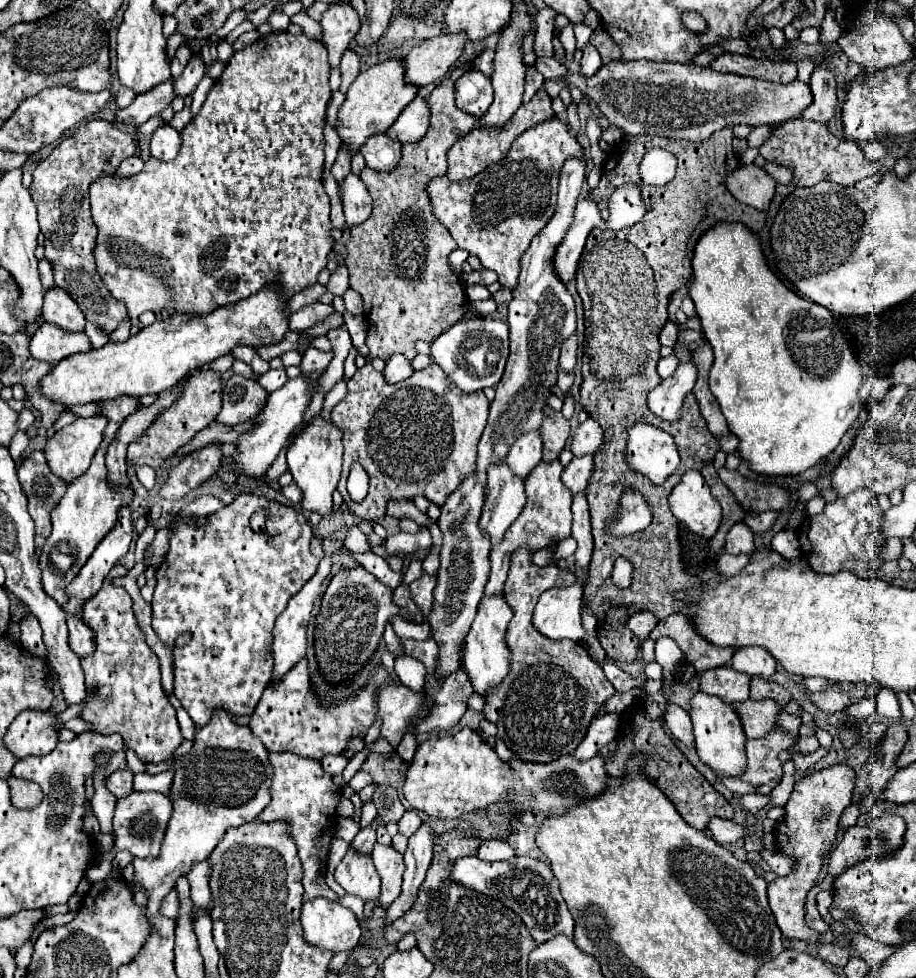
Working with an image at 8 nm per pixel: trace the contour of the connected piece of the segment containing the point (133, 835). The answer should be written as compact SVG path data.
M133 789L125 799L117 799L113 817L117 847L131 851L135 857L157 857L161 853L161 839L165 837L165 827L171 813L173 801L169 799L169 795L163 793Z

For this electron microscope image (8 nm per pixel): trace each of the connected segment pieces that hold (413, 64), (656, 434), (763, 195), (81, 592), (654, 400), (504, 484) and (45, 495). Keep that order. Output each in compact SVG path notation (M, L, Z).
M439 35L411 49L403 59L405 83L425 87L437 79L443 79L451 65L461 57L465 41L465 35Z
M635 423L627 429L625 455L627 465L645 475L651 483L661 485L679 467L679 451L673 437L657 427Z
M755 165L739 167L733 175L725 179L725 183L735 199L761 211L769 209L769 203L775 197L775 185L777 185L771 175L767 175L761 167L755 167Z
M121 507L121 511L117 513L117 523L113 527L113 531L109 531L109 535L105 535L105 539L97 545L97 549L93 551L93 555L89 557L89 561L83 565L83 569L79 571L79 575L73 579L73 583L67 587L67 595L69 595L69 603L65 605L65 611L67 613L73 613L77 617L81 617L81 605L85 599L89 599L91 595L95 595L105 577L109 575L109 571L119 563L121 557L127 555L129 551L129 545L131 545L131 539L133 539L133 519L131 519L131 507Z
M693 361L679 363L677 371L669 379L661 381L653 391L649 391L647 405L651 413L669 423L677 421L683 411L685 395L691 393L695 381L697 381L697 369Z
M505 459L493 463L487 471L485 503L479 519L479 527L487 533L491 549L501 545L501 539L509 525L519 517L525 505L525 479L517 479Z
M33 451L21 461L19 483L29 499L29 515L35 521L35 533L47 539L51 531L49 515L65 495L69 483L57 479L57 475L49 471L45 451Z

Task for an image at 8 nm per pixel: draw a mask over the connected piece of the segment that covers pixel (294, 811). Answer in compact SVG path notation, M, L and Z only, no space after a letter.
M269 753L269 759L275 767L273 785L271 785L271 803L261 811L257 819L265 823L287 819L293 825L291 835L297 843L299 857L303 861L303 887L305 887L303 899L305 901L315 897L337 899L337 895L325 883L325 867L327 867L331 835L335 835L335 823L337 823L335 807L341 797L341 787L335 785L331 781L331 775L321 769L319 759L305 759L293 753Z

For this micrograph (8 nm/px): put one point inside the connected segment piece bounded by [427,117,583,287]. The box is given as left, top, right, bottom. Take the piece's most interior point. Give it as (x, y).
(494, 215)

